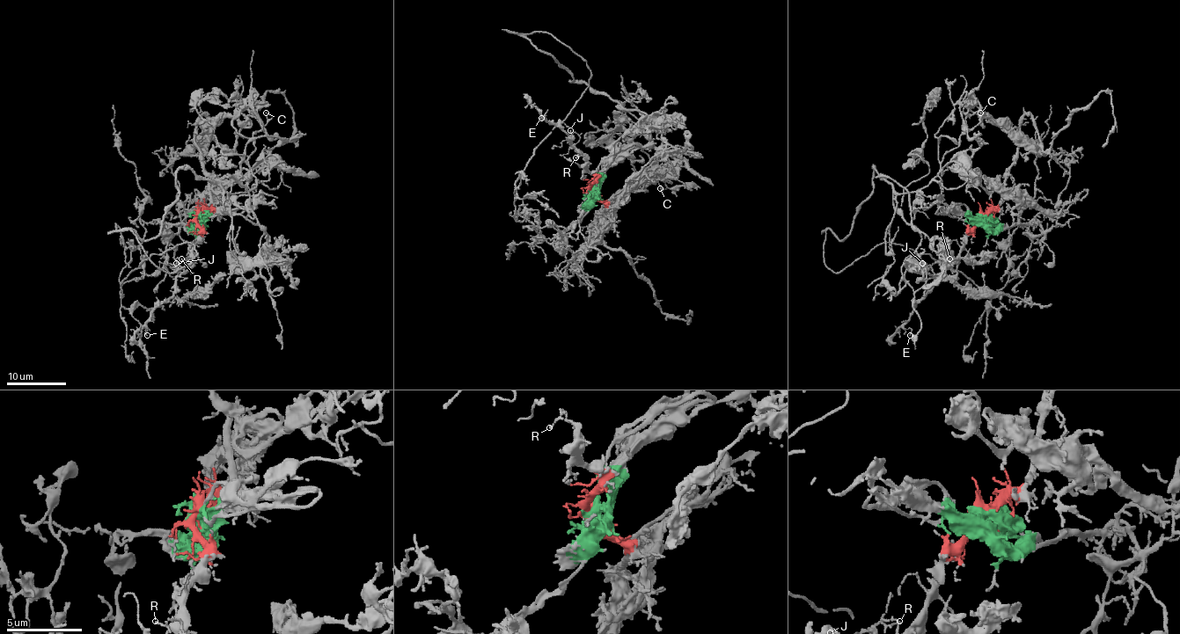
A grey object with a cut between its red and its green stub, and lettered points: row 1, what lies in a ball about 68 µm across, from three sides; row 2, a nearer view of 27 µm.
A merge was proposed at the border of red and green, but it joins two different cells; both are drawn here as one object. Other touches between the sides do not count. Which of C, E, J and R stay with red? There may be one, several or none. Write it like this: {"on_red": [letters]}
{"on_red": ["E", "J", "R"]}

